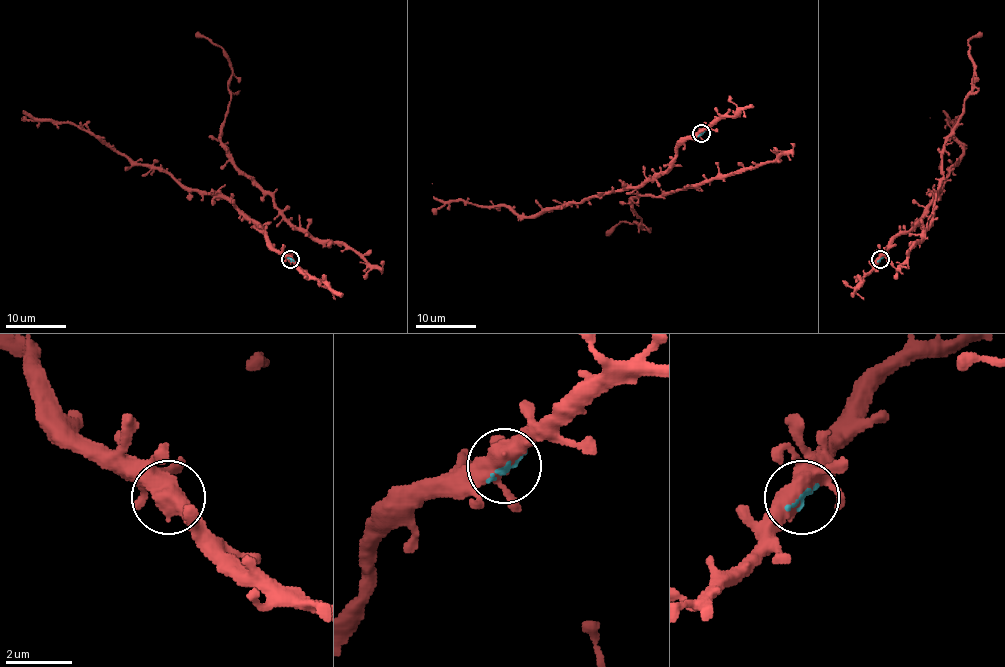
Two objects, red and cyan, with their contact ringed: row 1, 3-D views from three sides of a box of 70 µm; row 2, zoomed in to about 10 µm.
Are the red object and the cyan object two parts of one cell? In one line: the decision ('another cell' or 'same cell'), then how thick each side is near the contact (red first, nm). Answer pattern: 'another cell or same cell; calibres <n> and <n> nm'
same cell; calibres 480 and 120 nm

